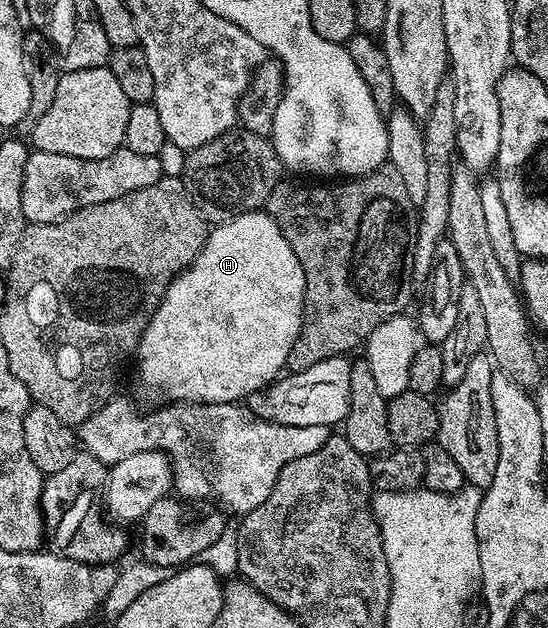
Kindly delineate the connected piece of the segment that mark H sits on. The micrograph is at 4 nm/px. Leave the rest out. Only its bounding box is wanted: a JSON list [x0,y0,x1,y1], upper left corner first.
[135,212,305,403]

